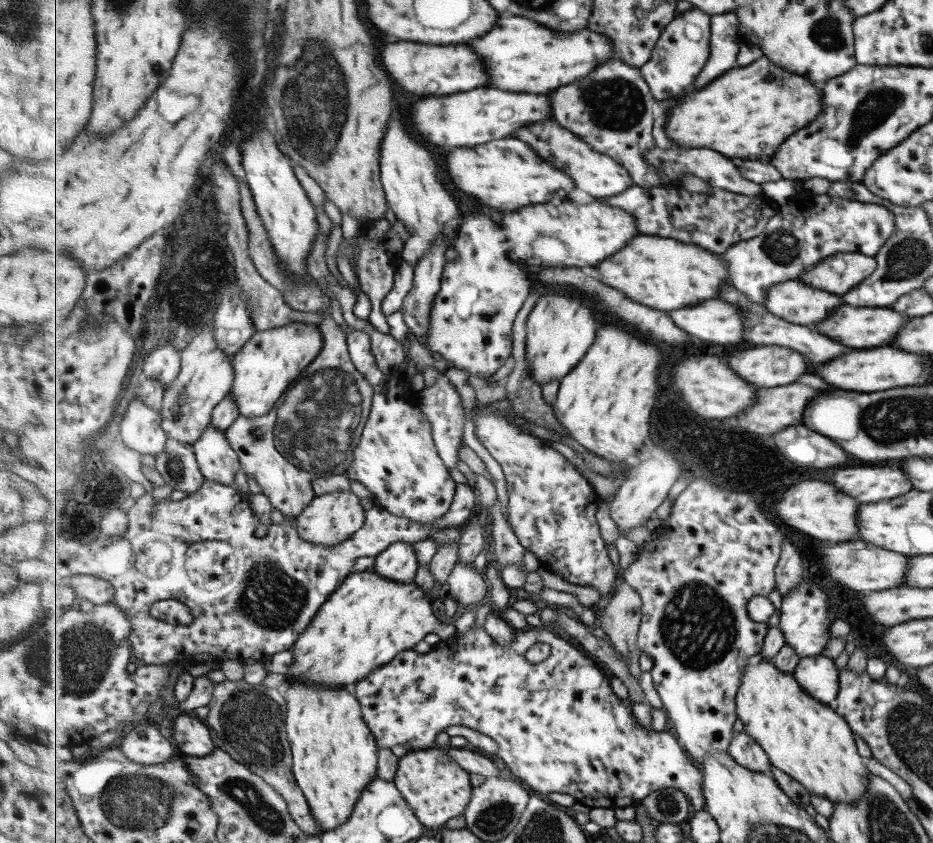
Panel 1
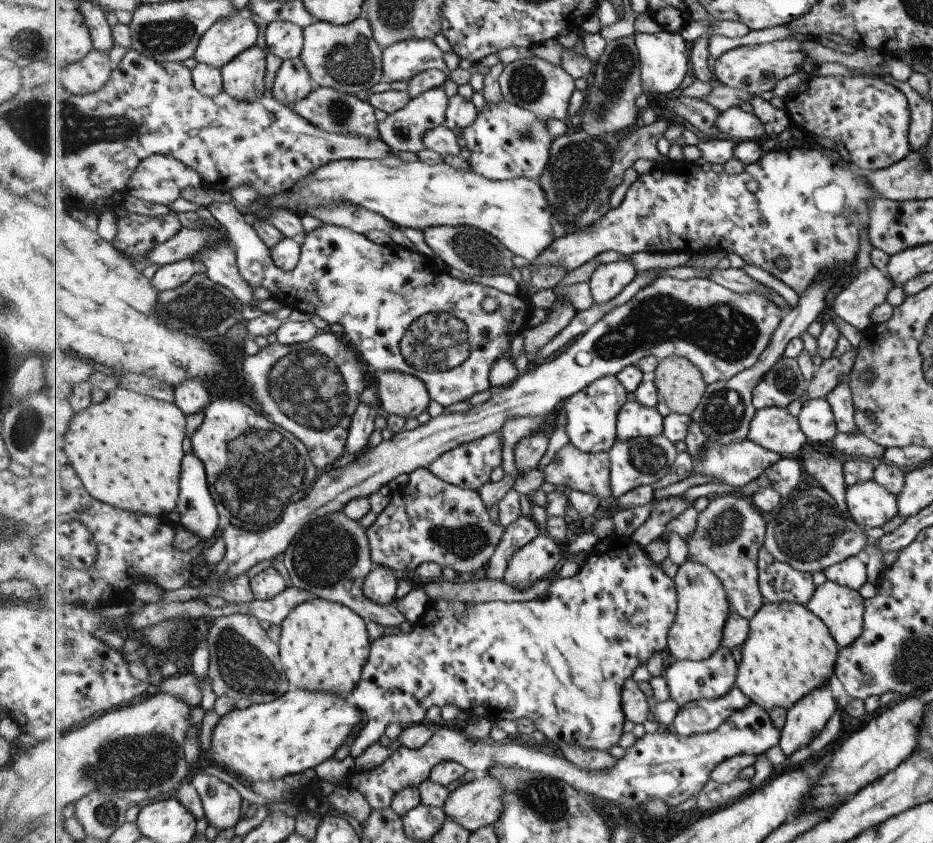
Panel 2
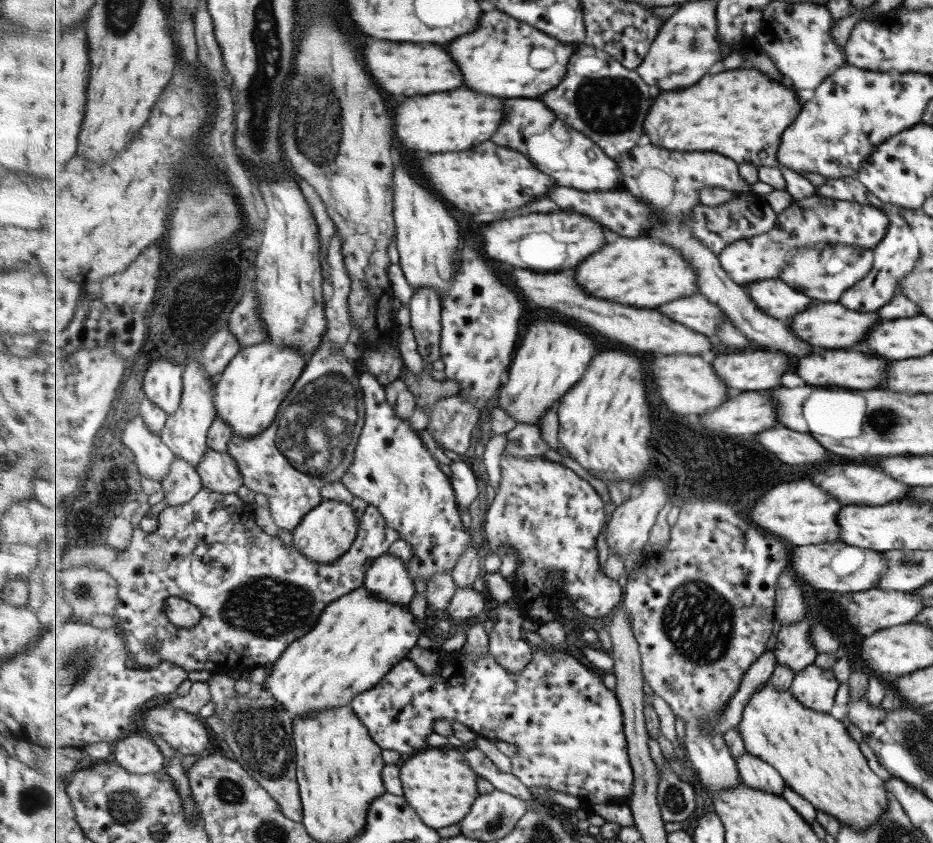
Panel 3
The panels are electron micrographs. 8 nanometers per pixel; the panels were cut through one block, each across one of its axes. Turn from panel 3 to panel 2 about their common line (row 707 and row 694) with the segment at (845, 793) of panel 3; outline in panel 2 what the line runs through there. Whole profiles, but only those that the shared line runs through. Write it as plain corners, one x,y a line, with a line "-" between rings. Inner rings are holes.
794,602
764,604
750,620
751,634
742,648
736,686
763,710
791,710
807,694
825,686
834,672
837,644
828,627
807,606

